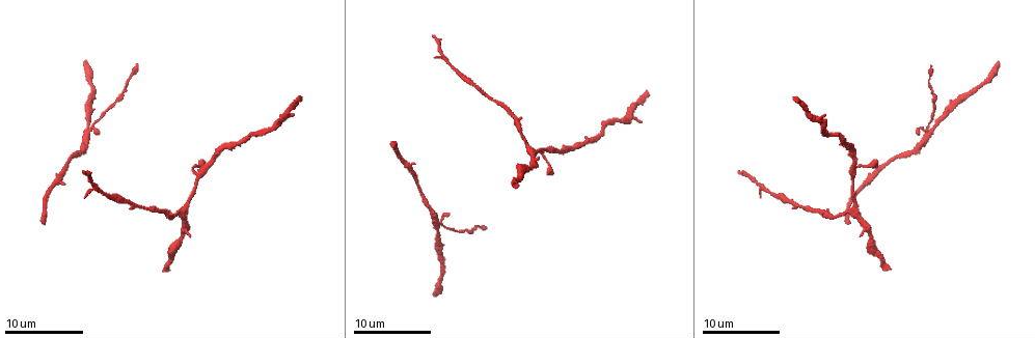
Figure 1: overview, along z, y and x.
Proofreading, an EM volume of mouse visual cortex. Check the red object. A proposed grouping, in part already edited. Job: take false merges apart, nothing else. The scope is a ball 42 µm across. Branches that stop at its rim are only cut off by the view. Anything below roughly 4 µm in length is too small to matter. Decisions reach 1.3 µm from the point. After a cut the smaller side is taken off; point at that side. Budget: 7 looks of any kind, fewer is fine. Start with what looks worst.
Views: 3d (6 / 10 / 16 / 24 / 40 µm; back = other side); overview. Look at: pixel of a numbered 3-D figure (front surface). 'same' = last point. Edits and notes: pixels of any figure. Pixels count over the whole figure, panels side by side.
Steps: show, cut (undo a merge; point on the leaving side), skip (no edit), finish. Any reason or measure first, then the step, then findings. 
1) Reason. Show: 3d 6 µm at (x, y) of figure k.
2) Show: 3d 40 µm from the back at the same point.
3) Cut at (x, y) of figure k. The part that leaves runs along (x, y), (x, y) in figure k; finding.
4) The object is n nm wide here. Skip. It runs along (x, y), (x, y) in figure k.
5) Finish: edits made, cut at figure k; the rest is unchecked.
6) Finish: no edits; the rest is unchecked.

Four arms meet. Show: 3d 10 µm at (927, 130) of figure 1.

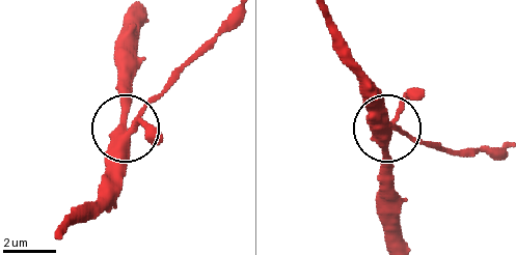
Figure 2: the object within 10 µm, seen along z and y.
4 arms meet here. Skip. Continuous, no second neuron.

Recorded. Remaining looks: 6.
Thin arm on a thick one. Show: 3d 10 µm at (198, 173) of figure 1.

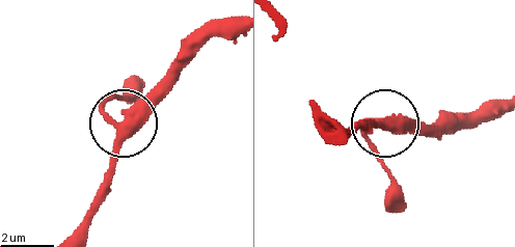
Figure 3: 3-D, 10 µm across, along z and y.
Zoom in. Show: 3d 6 µm at (121, 125) of figure 3.

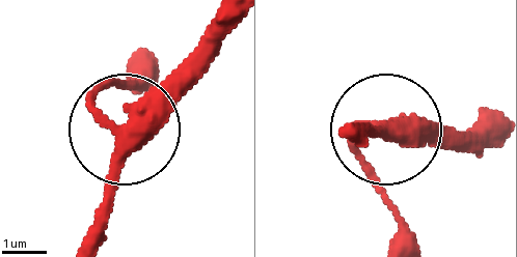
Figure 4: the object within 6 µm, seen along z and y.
The side arm is 5 µm long. Skip. It runs along (85, 235), (118, 135), (97, 97), (114, 79) in figure 4; all the same neuron.

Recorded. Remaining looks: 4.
Show: 3d 10 µm at (858, 209) of figure 1.

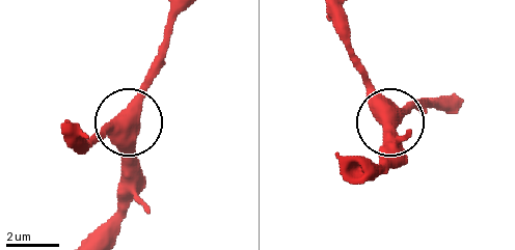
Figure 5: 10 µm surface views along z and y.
Skip. One neuron here.

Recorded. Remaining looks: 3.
Show: 3d 16 µm at (464, 79) of figure 1.

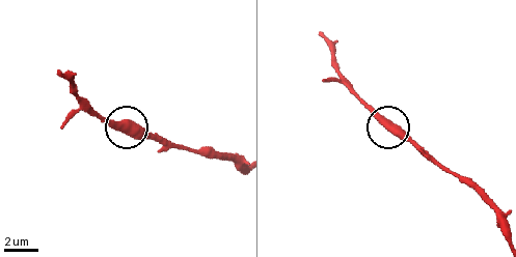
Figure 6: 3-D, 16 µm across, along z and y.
Other side. Show: 3d 16 µm from the back at (127, 131) of figure 6.

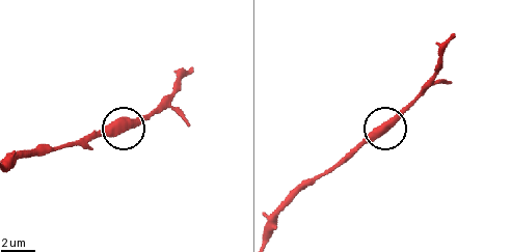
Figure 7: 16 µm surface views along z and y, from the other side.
Skip. All the same neuron.

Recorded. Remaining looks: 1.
Finish: no edits; the rest is unchecked.

